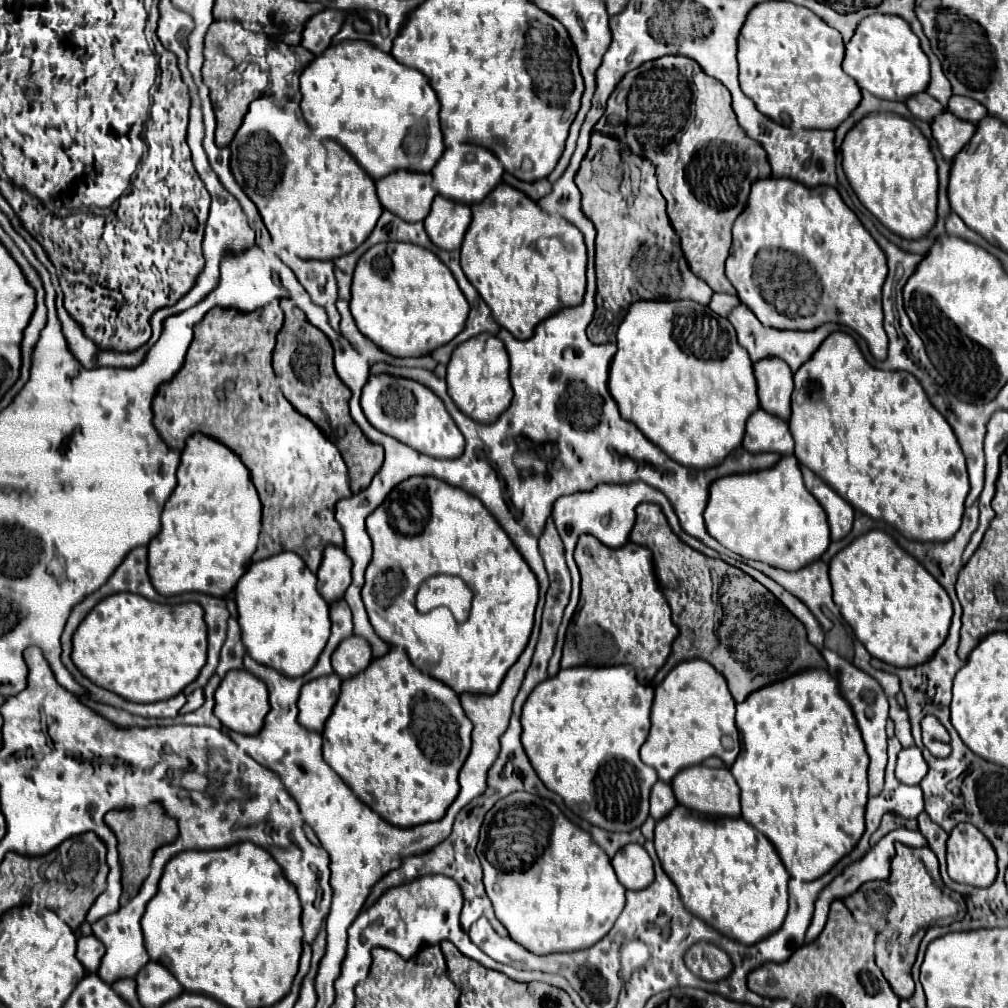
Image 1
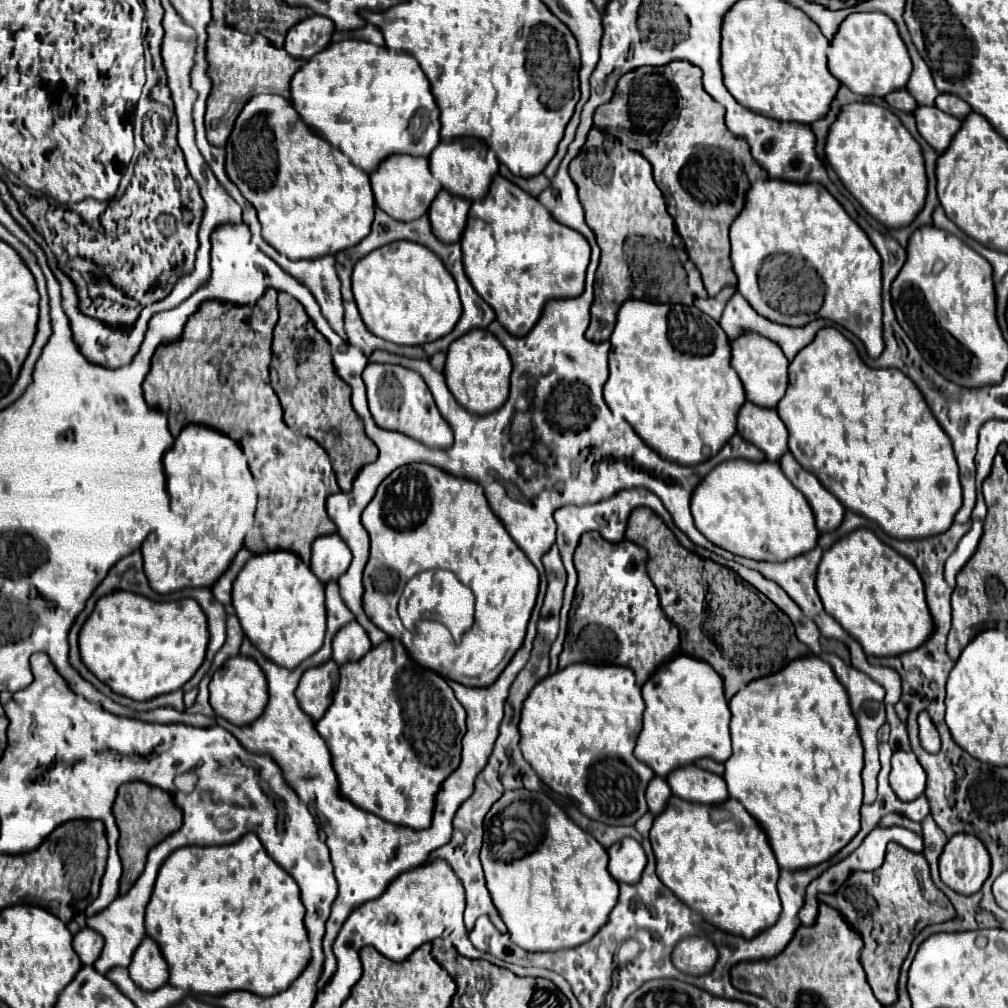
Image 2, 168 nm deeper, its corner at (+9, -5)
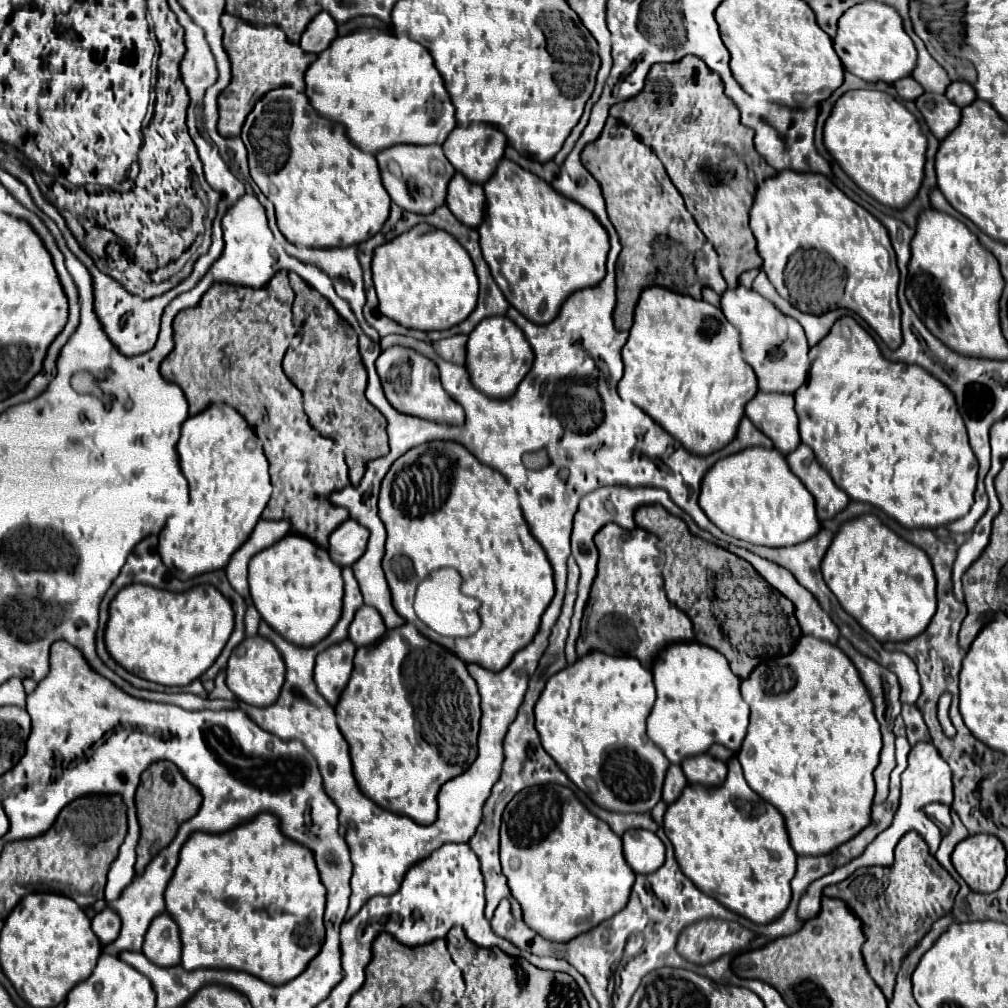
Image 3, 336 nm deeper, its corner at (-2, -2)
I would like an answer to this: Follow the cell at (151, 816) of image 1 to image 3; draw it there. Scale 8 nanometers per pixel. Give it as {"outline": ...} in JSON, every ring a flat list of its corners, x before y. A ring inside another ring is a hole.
{"outline":[[159,761,159,763,153,763,141,775,141,783,139,783,137,793,135,793,135,805,137,805,139,827,141,827,135,873,143,875,147,863,173,841,179,825,197,813,197,809,201,805,201,795,191,783,185,781,185,777,179,773,179,769,173,763]]}

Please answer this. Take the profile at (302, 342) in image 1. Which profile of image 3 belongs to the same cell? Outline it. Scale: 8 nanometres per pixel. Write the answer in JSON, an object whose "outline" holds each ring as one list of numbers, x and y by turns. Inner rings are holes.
{"outline":[[289,273,289,281,295,291,295,337,285,353,283,369,289,381,303,395,309,423,321,435,343,445,349,479,351,485,357,487,367,463,389,453,385,417,365,397,367,371,359,357,355,331,299,275]]}

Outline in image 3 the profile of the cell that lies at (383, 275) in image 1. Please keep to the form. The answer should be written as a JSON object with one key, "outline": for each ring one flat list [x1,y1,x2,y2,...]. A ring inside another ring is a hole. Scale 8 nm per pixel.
{"outline":[[423,223,413,227,405,235,399,235,397,239,377,247,371,269,373,269,373,287,379,299,379,311,385,317,399,323,401,327,419,331,445,331,465,321,467,315,477,305,479,285,477,285,477,275,473,271,473,263,467,251,447,231]]}

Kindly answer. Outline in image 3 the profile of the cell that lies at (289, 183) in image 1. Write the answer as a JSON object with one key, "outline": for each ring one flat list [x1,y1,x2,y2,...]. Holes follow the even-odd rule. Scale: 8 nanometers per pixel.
{"outline":[[279,87,269,91,253,111,247,115,241,139,249,155,249,173,261,193,275,205,277,227,283,237,293,245,313,247,349,247,371,239,389,217,391,199,381,183,379,167,373,155,353,147,345,129,321,117,311,105,305,93,293,87]]}

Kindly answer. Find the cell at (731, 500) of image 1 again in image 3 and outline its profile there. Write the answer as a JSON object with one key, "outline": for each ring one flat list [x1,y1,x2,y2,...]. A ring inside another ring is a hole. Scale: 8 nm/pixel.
{"outline":[[749,447,717,461,701,483,699,505,723,533,763,547,793,547,821,529,813,495,791,473,777,449]]}

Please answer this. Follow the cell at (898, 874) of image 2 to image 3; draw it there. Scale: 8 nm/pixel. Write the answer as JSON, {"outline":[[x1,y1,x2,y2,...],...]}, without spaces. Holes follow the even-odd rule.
{"outline":[[909,831,895,847,895,863,891,867,861,867,849,879,829,885,823,895,841,899,861,919,867,937,863,959,869,975,879,985,887,999,893,997,895,977,905,955,917,947,931,925,953,909,953,899,959,891,957,881,937,863,923,839]]}

